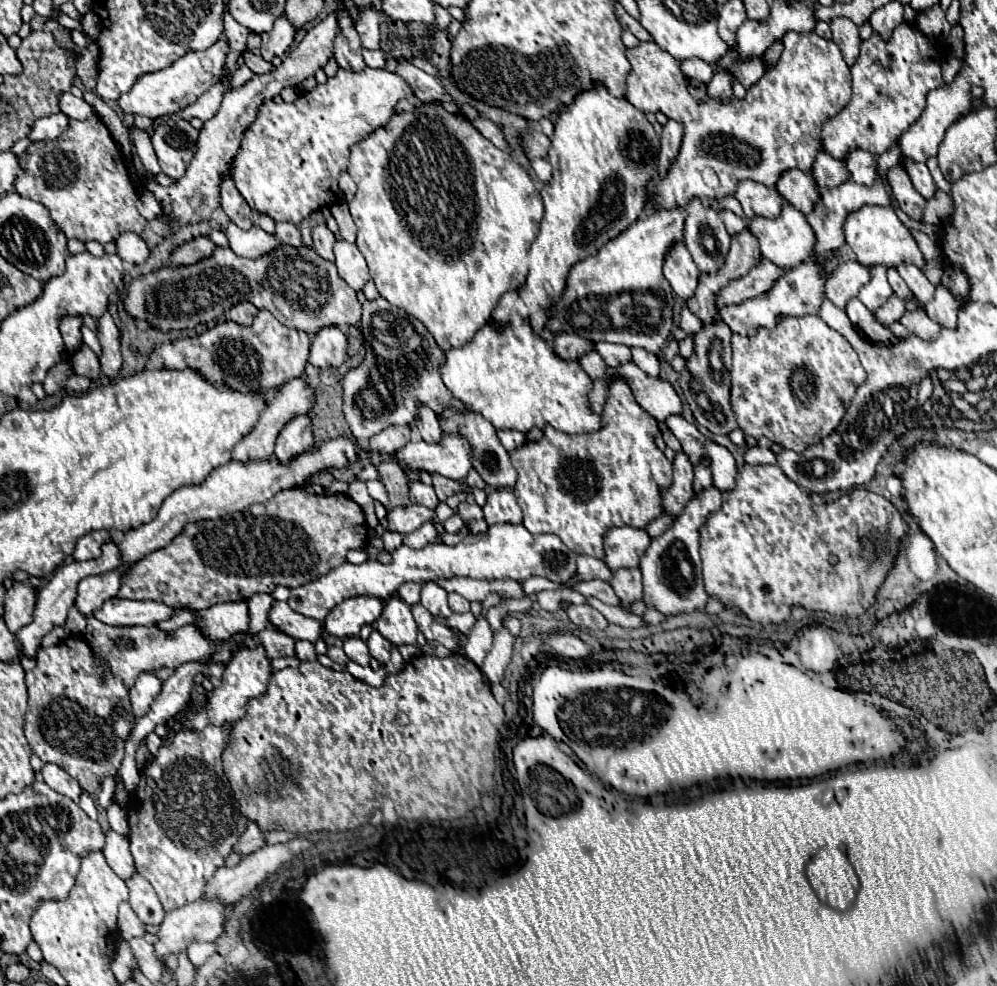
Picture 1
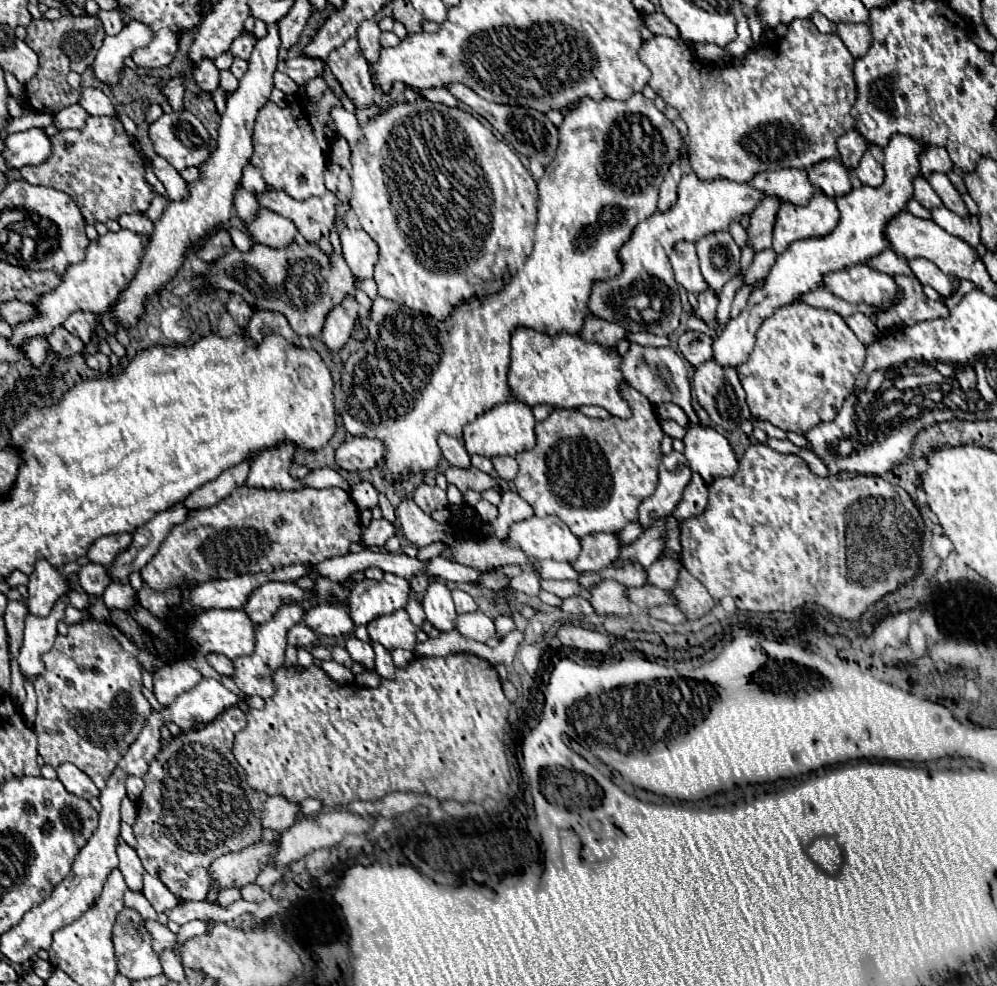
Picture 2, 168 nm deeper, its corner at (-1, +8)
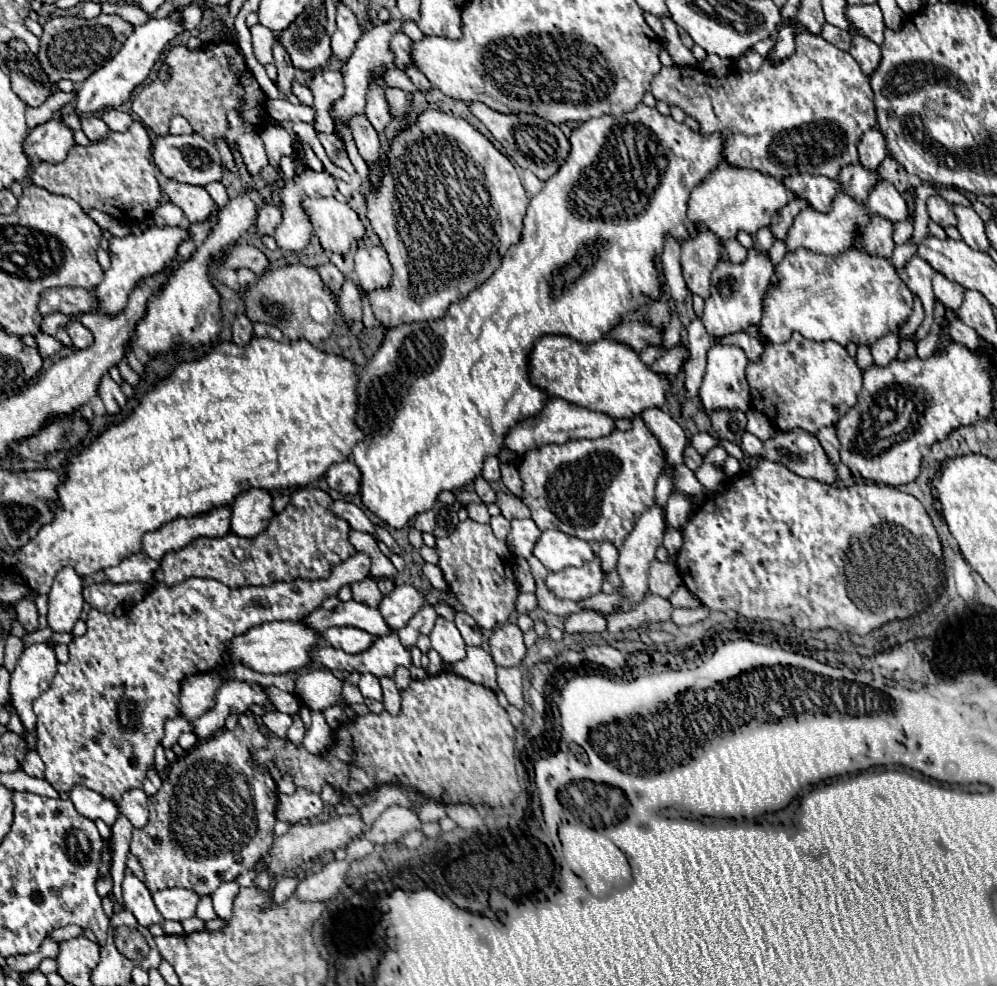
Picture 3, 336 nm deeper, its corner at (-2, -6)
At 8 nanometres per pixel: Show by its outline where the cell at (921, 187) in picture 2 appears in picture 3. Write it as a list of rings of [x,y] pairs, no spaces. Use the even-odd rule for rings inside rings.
[[[930,196],[928,202],[926,202],[926,206],[928,206],[930,218],[932,218],[936,224],[940,224],[942,228],[946,228],[946,226],[956,226],[956,216],[954,216],[954,212],[952,212],[952,206],[950,206],[944,198]]]

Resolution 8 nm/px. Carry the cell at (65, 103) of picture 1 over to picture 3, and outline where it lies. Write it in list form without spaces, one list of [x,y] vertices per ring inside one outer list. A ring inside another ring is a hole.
[[[108,108],[100,114],[100,120],[114,132],[126,132],[128,126],[132,124],[132,116],[126,114],[126,112],[120,112],[120,110],[114,110],[114,108]]]

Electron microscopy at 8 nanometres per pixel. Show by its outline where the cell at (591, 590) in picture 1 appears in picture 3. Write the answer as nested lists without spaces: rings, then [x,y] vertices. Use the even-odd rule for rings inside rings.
[[[674,492],[666,504],[666,526],[674,530],[682,530],[690,518],[690,512],[692,512],[692,504],[688,496]]]

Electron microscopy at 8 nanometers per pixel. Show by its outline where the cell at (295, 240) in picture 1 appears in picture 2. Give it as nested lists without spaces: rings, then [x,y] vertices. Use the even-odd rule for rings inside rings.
[[[265,190],[263,194],[259,194],[259,204],[293,220],[297,230],[311,244],[319,242],[321,236],[329,236],[329,232],[335,228],[335,218],[339,210],[339,200],[329,190],[321,198],[311,196],[303,202],[291,198],[283,190]]]

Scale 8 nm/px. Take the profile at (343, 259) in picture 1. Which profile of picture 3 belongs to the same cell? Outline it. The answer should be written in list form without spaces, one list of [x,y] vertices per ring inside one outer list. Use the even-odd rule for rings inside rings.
[[[360,246],[354,256],[354,274],[364,292],[386,288],[392,282],[392,266],[380,246]]]

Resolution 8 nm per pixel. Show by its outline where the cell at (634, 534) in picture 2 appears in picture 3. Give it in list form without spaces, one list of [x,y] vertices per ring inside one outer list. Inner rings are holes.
[[[600,544],[600,558],[602,558],[602,564],[604,564],[604,572],[610,572],[616,568],[618,564],[618,550],[614,544]]]

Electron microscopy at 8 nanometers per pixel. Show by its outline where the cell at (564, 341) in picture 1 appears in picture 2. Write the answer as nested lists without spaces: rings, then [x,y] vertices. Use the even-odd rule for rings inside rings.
[[[589,316],[585,320],[585,326],[579,334],[583,340],[599,342],[601,346],[617,346],[619,340],[629,336],[629,332],[623,330],[623,326],[619,326],[617,322],[607,322],[607,320],[595,318],[595,316]]]

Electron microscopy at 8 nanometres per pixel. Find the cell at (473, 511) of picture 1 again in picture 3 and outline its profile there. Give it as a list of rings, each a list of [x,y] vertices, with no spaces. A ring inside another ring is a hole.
[[[500,514],[500,516],[494,516],[494,518],[490,520],[490,528],[492,528],[492,532],[494,532],[494,536],[496,536],[498,540],[504,540],[506,534],[508,534],[510,522]]]

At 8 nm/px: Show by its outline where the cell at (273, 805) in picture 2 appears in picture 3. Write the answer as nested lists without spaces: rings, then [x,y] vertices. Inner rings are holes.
[[[296,790],[294,794],[278,794],[276,818],[288,824],[296,824],[298,820],[316,820],[322,816],[322,800],[320,796],[312,796],[310,792]]]

